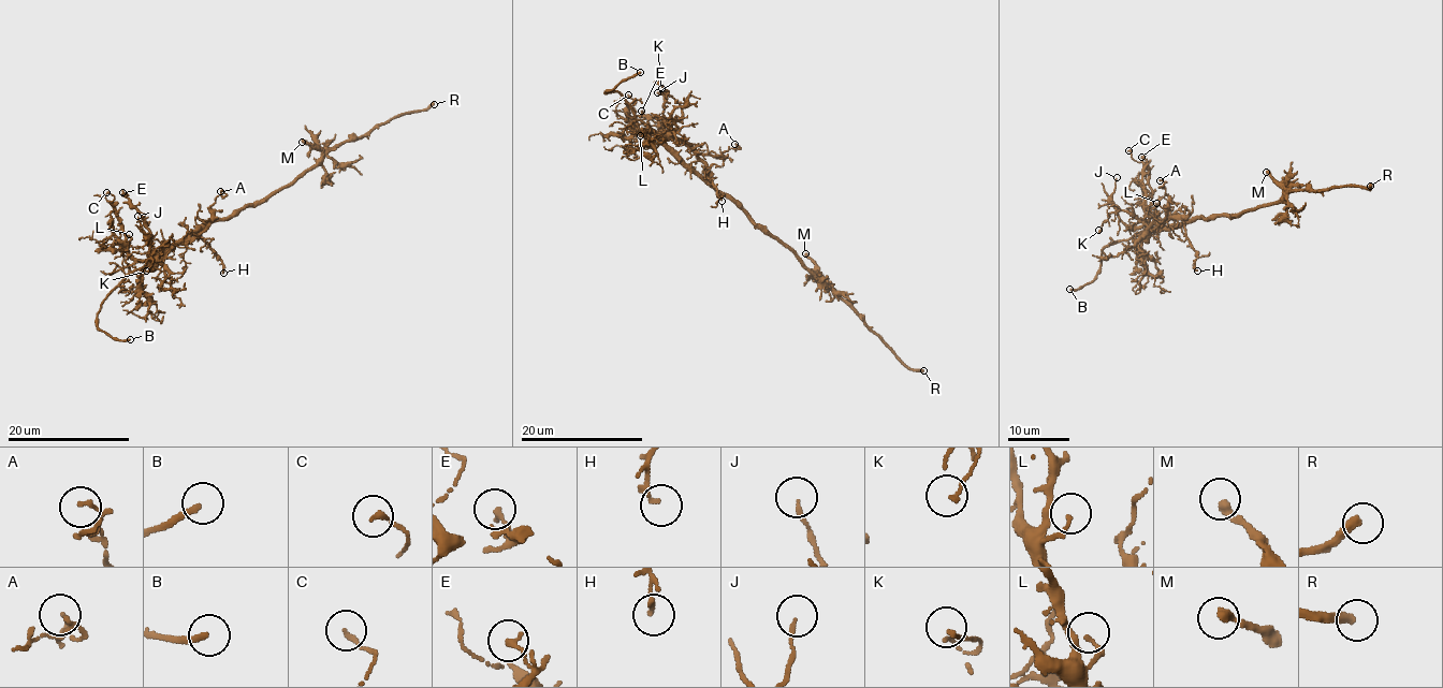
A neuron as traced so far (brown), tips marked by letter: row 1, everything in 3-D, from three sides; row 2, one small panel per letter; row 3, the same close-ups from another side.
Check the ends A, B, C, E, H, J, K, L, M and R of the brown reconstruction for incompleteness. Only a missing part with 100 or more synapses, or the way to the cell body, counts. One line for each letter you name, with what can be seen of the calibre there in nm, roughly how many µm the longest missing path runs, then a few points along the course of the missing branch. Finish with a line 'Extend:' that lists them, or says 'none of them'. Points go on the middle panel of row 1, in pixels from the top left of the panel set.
B: 200 nm | 45 µm
R: 340 nm | 80 µm
Extend: B, R

